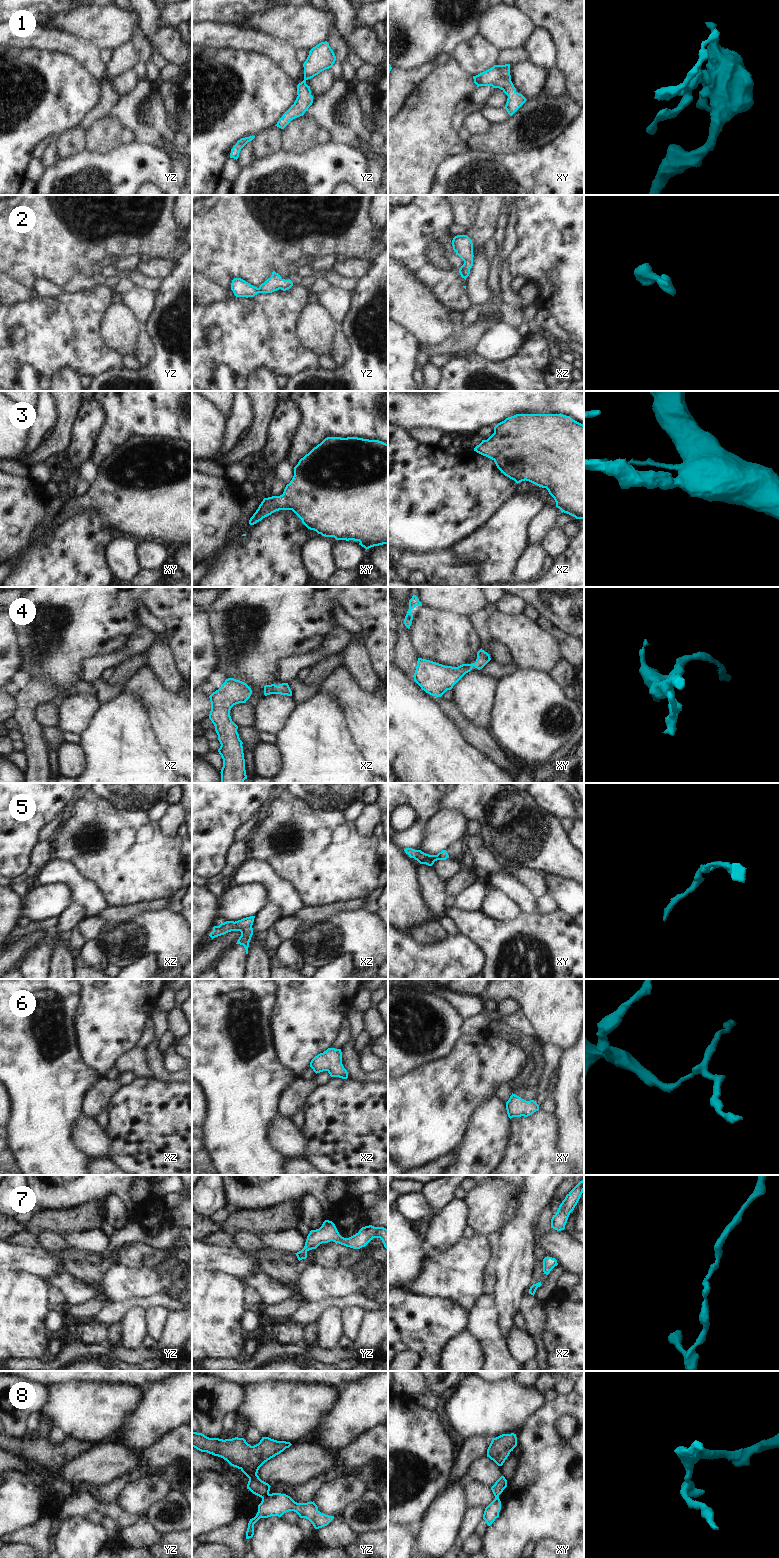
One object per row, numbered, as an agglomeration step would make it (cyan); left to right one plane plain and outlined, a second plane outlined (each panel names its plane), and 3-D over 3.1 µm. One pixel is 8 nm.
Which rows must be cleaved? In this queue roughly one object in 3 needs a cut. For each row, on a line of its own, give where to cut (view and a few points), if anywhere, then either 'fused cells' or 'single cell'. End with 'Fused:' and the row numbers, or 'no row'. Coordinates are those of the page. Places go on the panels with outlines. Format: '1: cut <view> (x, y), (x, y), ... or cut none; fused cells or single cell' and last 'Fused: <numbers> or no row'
1: cut none; single cell
2: cut none; single cell
3: cut none; single cell
4: cut none; single cell
5: cut none; single cell
6: cut none; single cell
7: cut none; single cell
8: cut yz (268, 1493), (262, 1498); fused cells
Fused: 8

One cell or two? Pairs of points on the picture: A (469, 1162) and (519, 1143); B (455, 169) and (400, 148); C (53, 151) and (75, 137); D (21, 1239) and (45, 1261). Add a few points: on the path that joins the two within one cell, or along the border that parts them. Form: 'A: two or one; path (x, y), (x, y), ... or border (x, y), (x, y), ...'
A: two; border (510, 1125), (510, 1137), (504, 1155), (498, 1164)
B: two; border (461, 152), (447, 156), (442, 160), (430, 184)
C: one; path (58, 149), (70, 142)
D: two; border (10, 1242), (20, 1246), (40, 1248)

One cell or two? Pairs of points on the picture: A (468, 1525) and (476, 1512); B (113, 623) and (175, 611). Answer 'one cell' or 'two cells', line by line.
A: one cell
B: one cell

